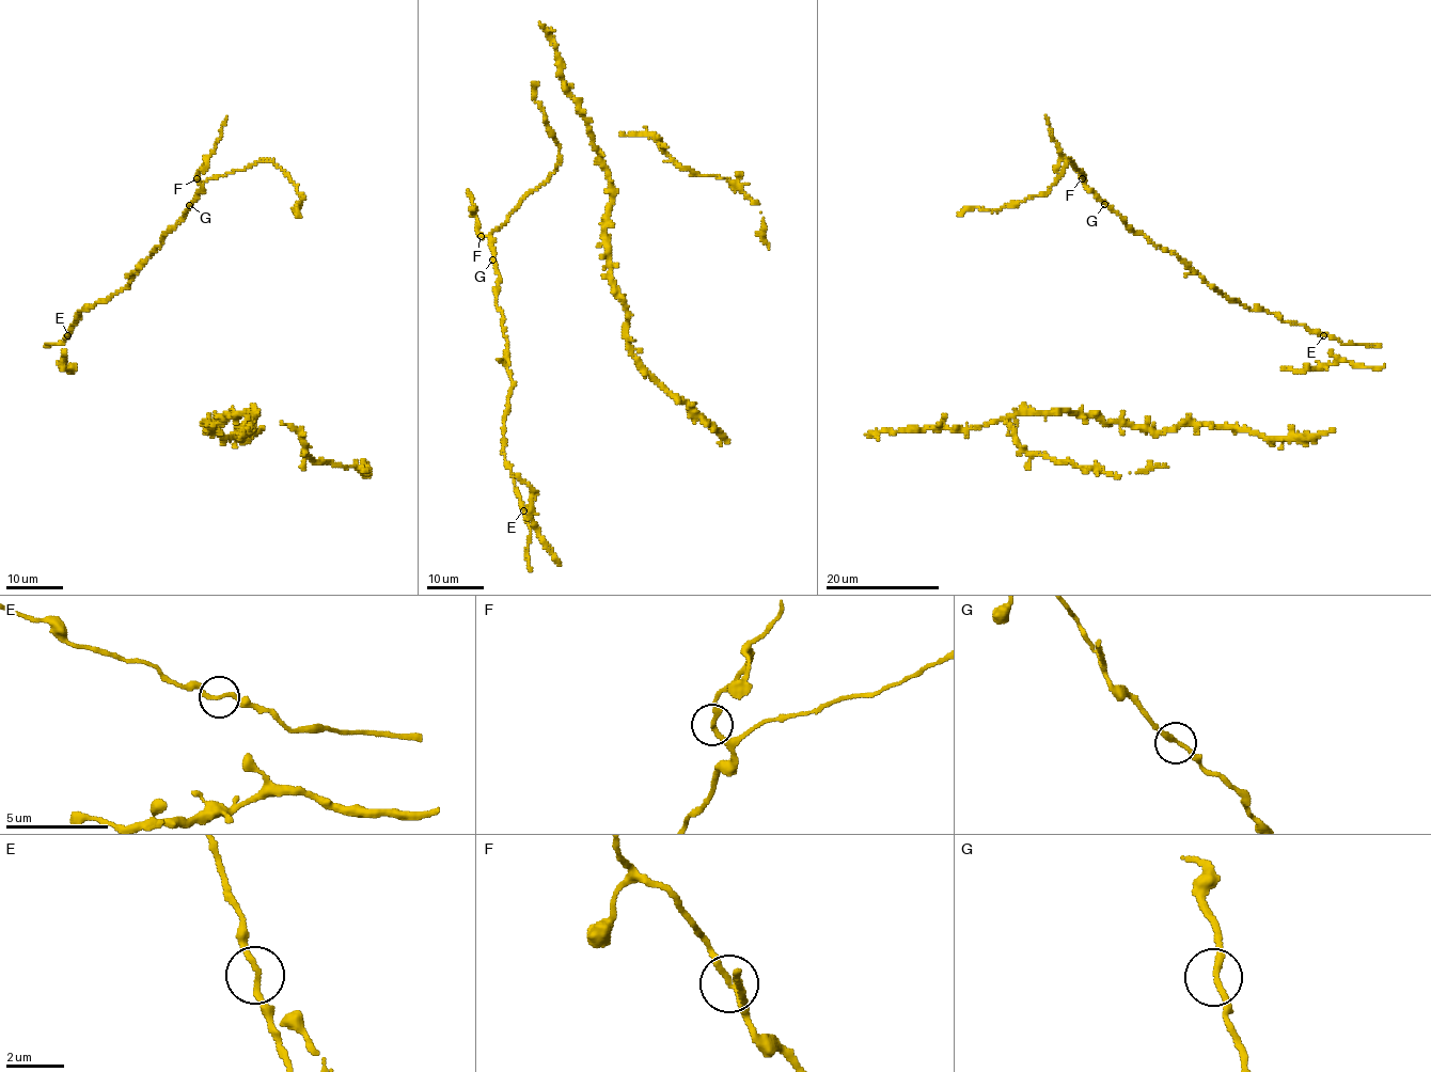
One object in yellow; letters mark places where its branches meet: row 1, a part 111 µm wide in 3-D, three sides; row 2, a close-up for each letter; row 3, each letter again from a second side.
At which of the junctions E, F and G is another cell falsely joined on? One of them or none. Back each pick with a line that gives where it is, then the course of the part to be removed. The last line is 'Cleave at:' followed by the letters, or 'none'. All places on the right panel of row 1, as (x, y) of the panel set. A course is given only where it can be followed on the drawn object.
Cleave at: none

